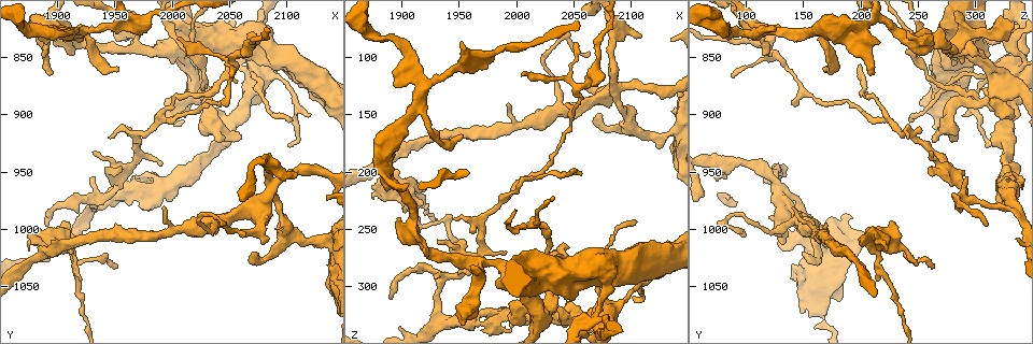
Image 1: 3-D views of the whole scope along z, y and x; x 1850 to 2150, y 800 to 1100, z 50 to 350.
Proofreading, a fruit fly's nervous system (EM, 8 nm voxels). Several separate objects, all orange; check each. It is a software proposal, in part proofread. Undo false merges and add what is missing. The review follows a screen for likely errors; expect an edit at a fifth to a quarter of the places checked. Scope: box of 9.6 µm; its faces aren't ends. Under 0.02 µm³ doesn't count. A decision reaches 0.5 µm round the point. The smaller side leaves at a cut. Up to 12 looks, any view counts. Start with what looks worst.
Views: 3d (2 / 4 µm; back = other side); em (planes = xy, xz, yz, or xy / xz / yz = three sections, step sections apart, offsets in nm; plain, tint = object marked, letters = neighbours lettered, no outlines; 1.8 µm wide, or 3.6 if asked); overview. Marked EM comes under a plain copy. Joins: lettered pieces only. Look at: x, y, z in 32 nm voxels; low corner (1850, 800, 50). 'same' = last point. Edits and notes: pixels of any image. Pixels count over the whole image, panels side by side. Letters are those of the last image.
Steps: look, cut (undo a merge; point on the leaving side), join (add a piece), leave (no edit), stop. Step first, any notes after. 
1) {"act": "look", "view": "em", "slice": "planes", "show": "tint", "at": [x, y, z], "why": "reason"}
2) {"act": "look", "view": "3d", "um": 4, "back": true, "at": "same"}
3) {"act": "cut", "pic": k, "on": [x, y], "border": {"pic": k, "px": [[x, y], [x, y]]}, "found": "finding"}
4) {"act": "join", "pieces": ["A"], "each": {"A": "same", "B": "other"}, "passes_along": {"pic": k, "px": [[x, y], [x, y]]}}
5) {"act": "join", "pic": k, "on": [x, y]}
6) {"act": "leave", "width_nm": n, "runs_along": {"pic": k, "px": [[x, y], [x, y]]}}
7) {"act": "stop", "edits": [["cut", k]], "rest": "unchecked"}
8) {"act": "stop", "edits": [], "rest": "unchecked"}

{"act": "look", "view": "3d", "um": 2, "at": [2084, 968, 132], "why": "abrupt turn"}

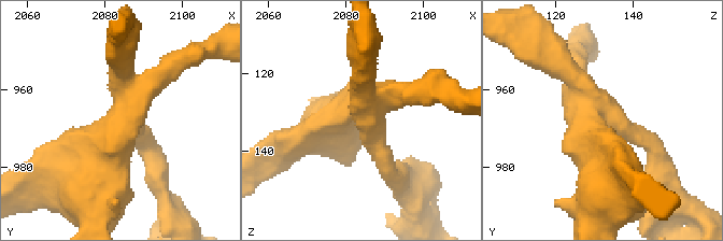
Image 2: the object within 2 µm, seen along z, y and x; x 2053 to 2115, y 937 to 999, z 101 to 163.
{"act": "look", "view": "em", "slice": "planes", "show": "letters", "at": [2086, 968, 133], "why": "shape alone is not enough"}

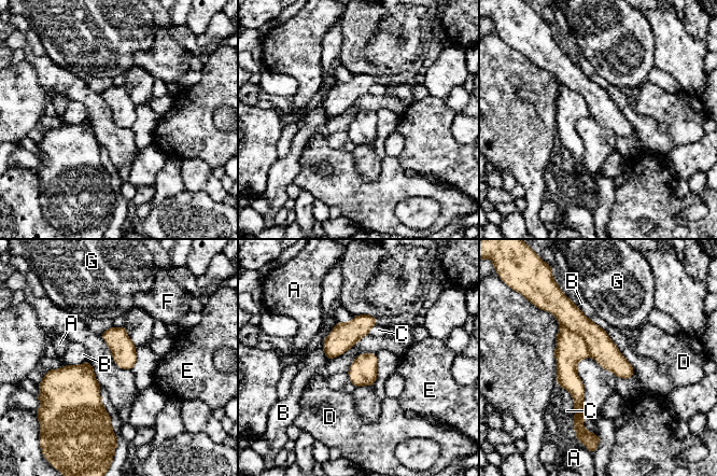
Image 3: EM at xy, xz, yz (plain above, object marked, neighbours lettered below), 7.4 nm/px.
{"act": "leave", "each": {"A": "other", "B": "other", "C": "other", "D": "other", "E": "other", "F": "other", "G": "other"}, "runs_along": {"pic": 3, "px": [[568, 304], [577, 420]]}, "found": "one cell here"}

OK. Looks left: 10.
{"act": "look", "view": "em", "um": 3.6, "slice": "xy", "step": 4, "show": "tint", "at": [2004, 838, 290], "why": "four or more arms meet"}

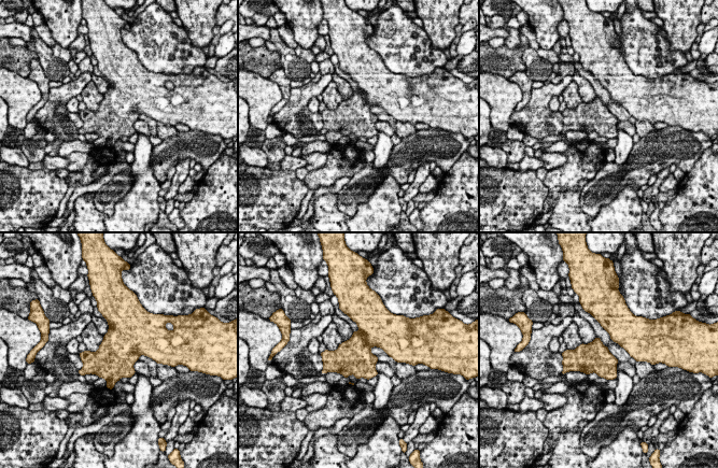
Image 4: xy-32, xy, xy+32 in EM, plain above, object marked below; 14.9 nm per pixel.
{"act": "look", "view": "em", "um": 3.6, "slice": "yz", "step": 4, "show": "letters", "at": "same", "why": "another direction"}

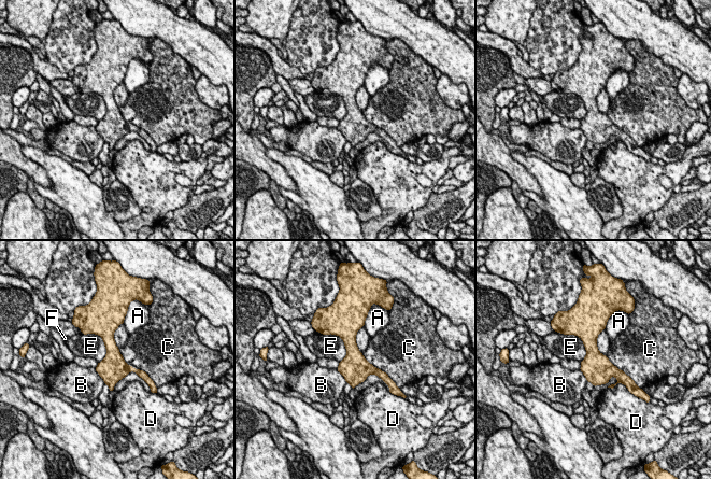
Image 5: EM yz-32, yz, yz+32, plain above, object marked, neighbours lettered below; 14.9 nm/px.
{"act": "leave", "each": {"A": "other", "B": "other", "C": "other", "D": "other", "E": "other", "F": "other"}, "border": {"pic": 5, "px": [[118, 349], [128, 364], [148, 376]]}, "found": "continuous, no second cell"}

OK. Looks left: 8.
{"act": "look", "view": "3d", "um": 4, "back": true, "at": [2030, 888, 310], "why": "calibre changes"}

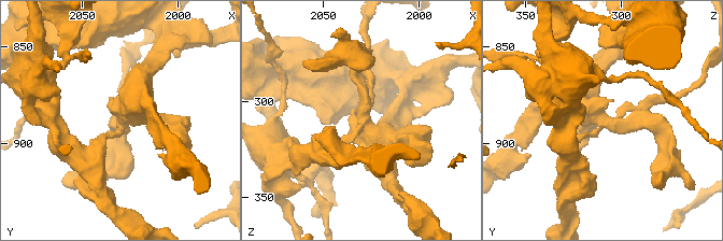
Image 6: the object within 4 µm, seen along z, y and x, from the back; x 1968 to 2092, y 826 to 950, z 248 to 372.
{"act": "look", "view": "em", "slice": "planes", "show": "letters", "at": [2029, 888, 310], "why": "need the tissue"}

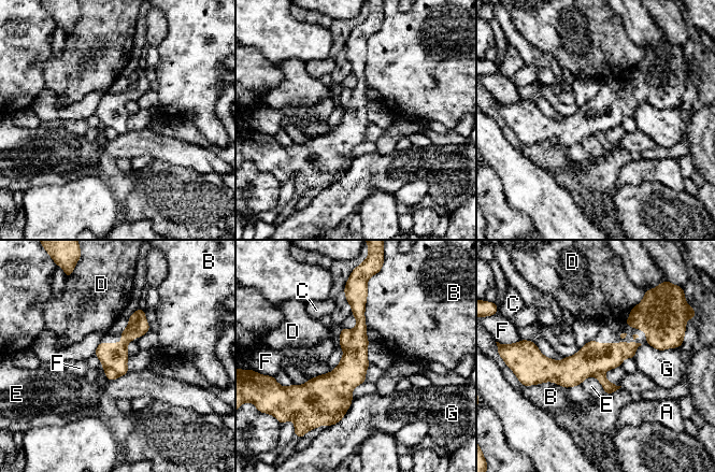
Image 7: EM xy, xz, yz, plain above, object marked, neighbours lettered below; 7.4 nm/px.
{"act": "leave", "width_nm": 200, "each": {"A": "other", "B": "other", "C": "other", "D": "other", "E": "other", "F": "other", "G": "other"}, "runs_along": {"pic": 7, "px": [[351, 296], [359, 331], [333, 420]]}, "found": "all the same cell"}

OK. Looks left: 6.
{"act": "look", "view": "3d", "um": 4, "at": [1916, 828, 132], "why": "sharp bend"}

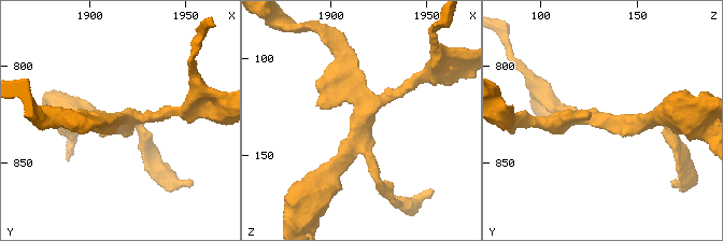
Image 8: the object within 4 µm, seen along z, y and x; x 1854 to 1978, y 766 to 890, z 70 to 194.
{"act": "look", "view": "em", "um": 3.6, "slice": "planes", "show": "tint", "at": [1916, 827, 131], "why": "now the EM"}

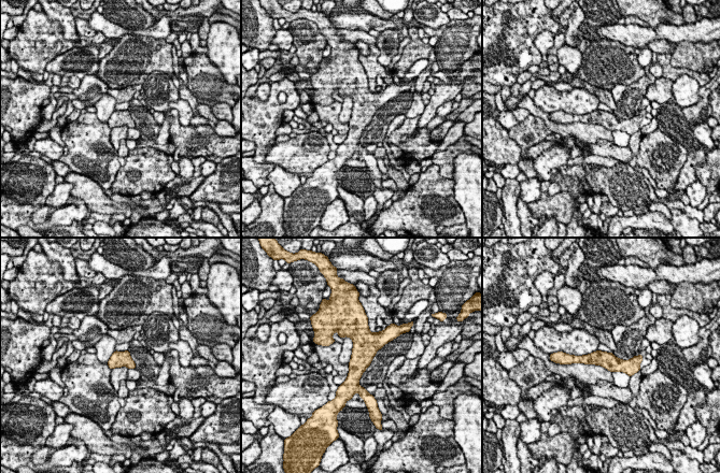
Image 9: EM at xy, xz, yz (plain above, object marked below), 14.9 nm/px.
{"act": "look", "view": "em", "um": 3.6, "slice": "planes", "show": "letters", "at": "same", "why": "what lies round it"}

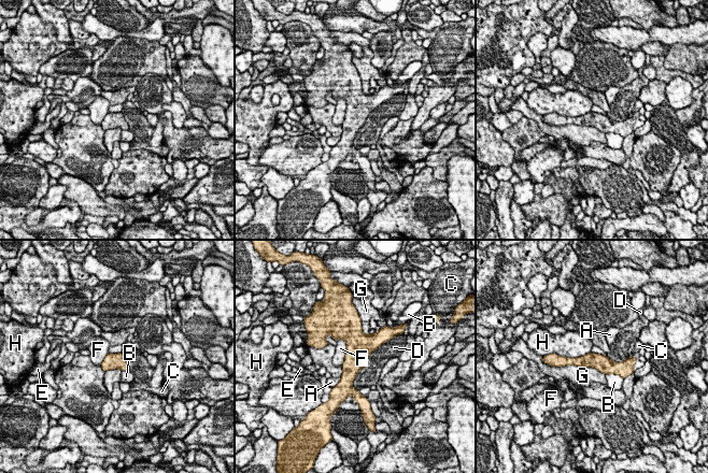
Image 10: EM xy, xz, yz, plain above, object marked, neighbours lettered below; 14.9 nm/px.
{"act": "leave", "width_nm": 240, "each": {"A": "other", "B": "other", "C": "other", "D": "other", "E": "other", "F": "other", "G": "other", "H": "other"}, "runs_along": {"pic": 10, "px": [[565, 359], [626, 367]]}, "found": "all the same cell"}

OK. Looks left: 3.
{"act": "look", "view": "em", "slice": "yz", "step": 4, "show": "letters", "at": [1886, 826, 204], "why": "three arms meet"}

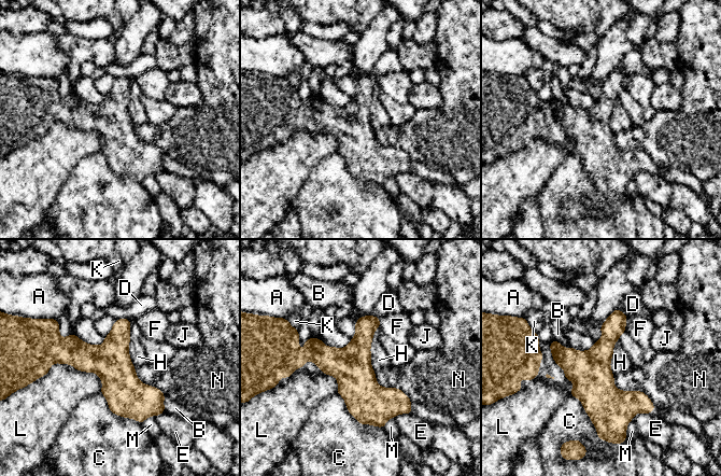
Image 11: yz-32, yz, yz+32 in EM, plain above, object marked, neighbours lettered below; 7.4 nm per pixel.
{"act": "leave", "each": {"A": "other", "B": "other", "C": "other", "D": "other", "E": "other", "F": "other", "H": "other", "J": "other", "K": "other", "L": "other", "M": "other", "N": "other"}, "found": "all the same cell"}

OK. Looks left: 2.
{"act": "stop", "edits": [], "rest": "unchecked"}

